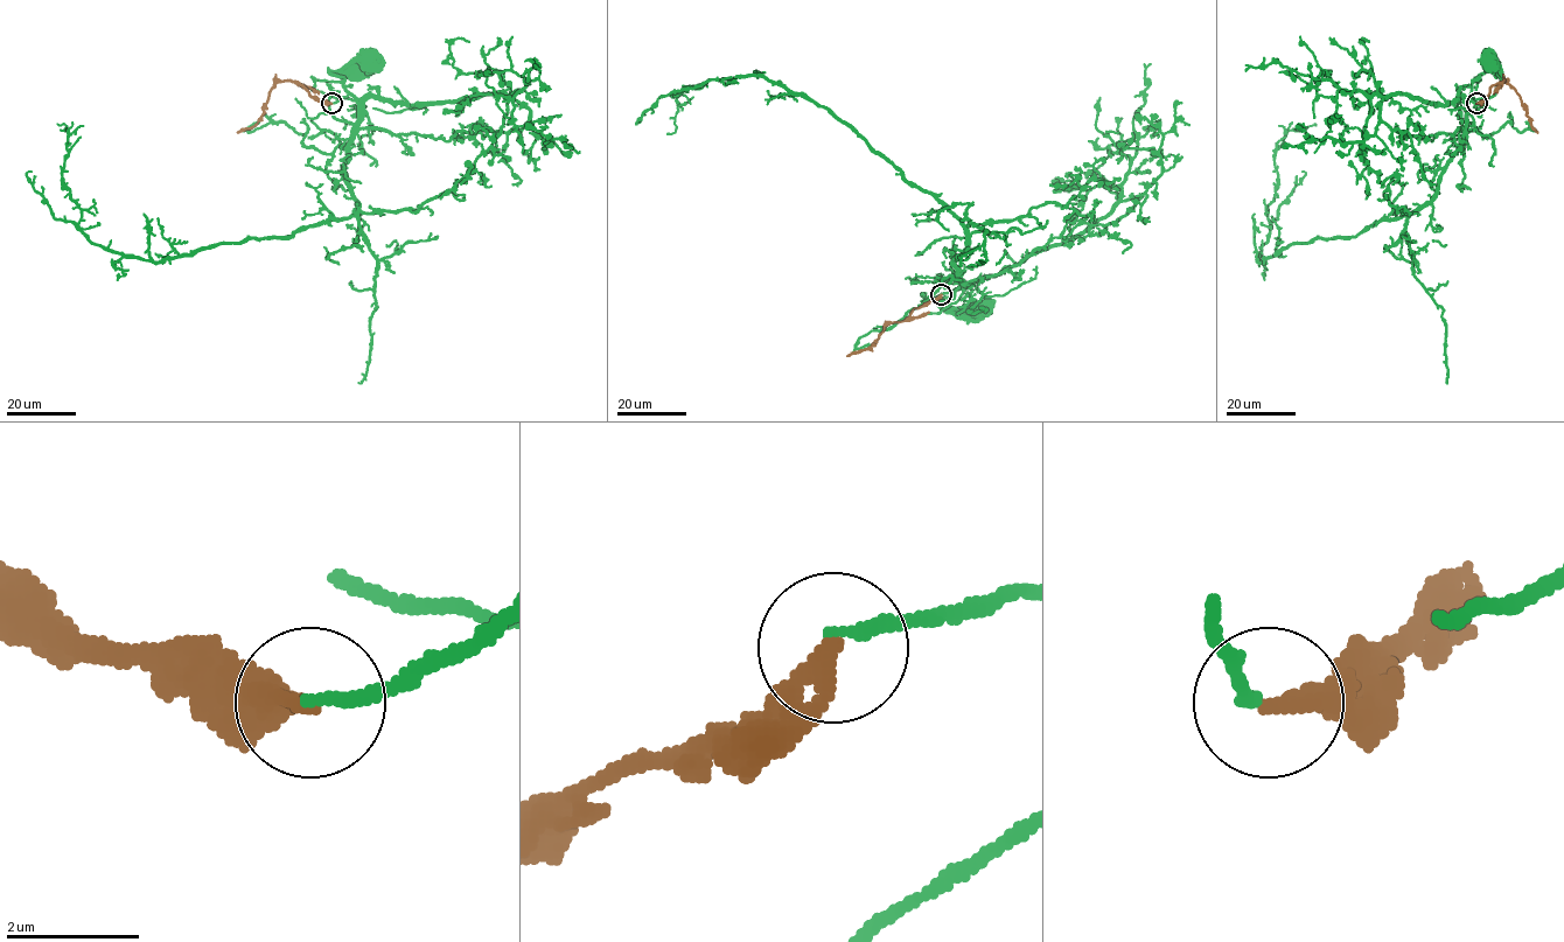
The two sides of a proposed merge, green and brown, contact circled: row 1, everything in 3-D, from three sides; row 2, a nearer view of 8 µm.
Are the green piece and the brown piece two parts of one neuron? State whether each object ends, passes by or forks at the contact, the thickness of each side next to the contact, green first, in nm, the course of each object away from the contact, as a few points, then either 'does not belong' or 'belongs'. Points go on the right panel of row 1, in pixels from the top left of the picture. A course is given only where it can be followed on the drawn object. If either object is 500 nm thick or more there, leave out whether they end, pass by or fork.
green ends | brown ends | 190/280 nm | green via (1475, 103), (1471, 95), (1473, 79), (1491, 63) | brown via (1477, 103), (1505, 81), (1519, 95), (1538, 132) | does not belong

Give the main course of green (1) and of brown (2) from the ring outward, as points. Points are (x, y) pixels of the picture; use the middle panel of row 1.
1: (941, 294), (958, 290), (941, 304), (968, 314), (982, 314), (982, 309)
2: (941, 294), (915, 307), (903, 320), (888, 323), (870, 348), (847, 356)

